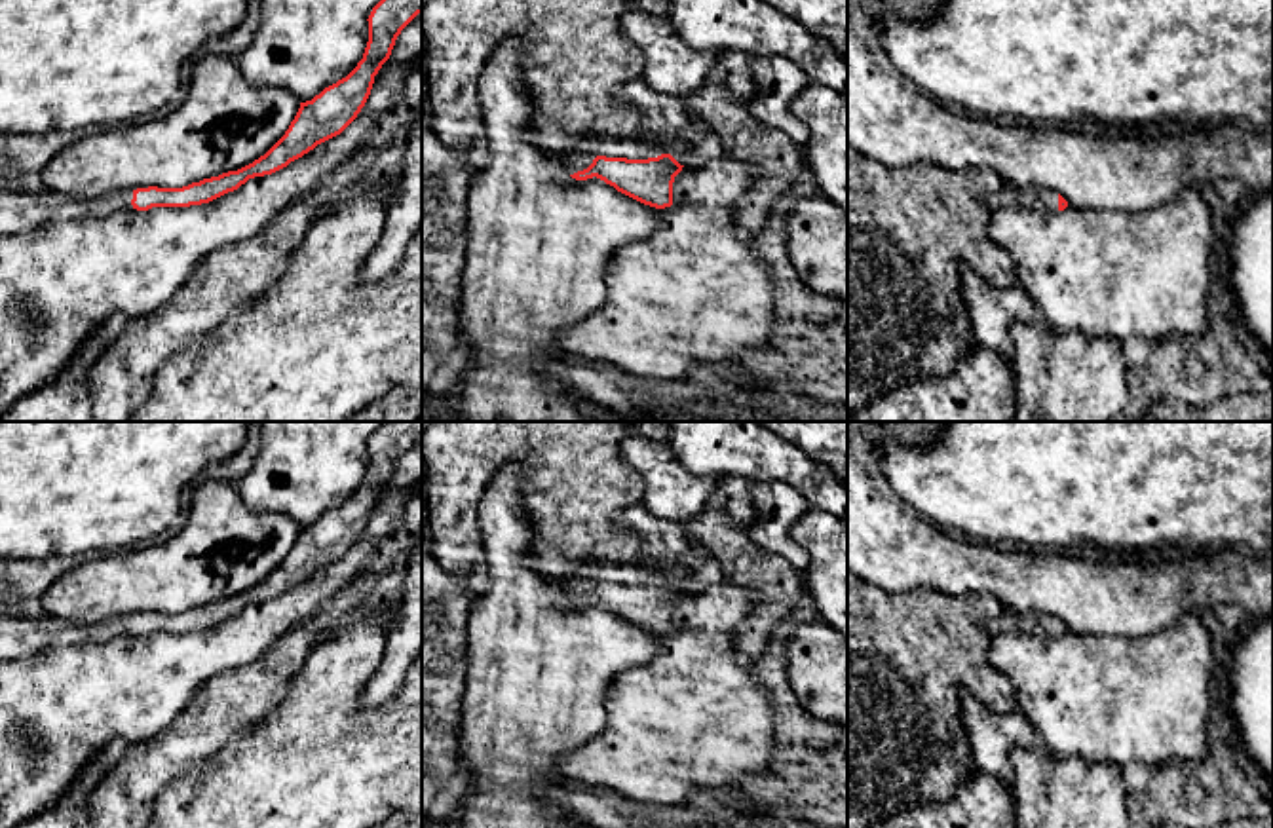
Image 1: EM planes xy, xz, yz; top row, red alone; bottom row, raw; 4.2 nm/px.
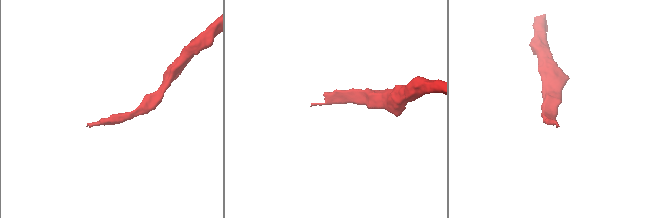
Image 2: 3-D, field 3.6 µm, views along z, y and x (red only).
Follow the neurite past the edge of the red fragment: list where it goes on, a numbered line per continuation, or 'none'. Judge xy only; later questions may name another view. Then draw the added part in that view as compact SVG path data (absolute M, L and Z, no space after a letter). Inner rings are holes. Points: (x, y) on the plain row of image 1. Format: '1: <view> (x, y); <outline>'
1: xy (19, 637); M124 613L97 623L72 623L53 615L42 617L0 617L0 661L17 661L55 648L76 644L103 644L120 636L137 634L131 630L137 613Z

